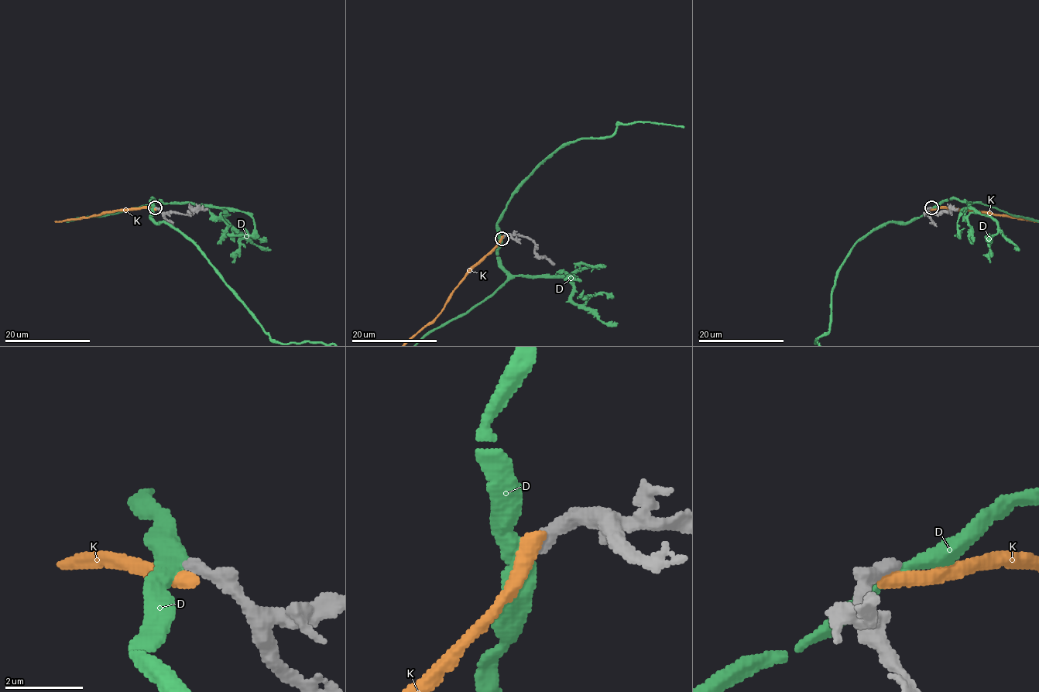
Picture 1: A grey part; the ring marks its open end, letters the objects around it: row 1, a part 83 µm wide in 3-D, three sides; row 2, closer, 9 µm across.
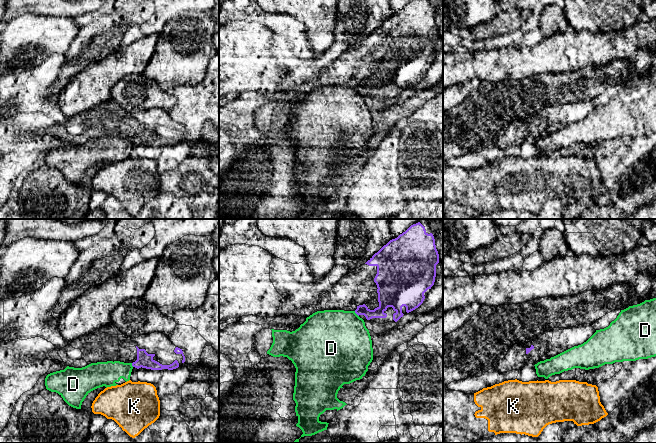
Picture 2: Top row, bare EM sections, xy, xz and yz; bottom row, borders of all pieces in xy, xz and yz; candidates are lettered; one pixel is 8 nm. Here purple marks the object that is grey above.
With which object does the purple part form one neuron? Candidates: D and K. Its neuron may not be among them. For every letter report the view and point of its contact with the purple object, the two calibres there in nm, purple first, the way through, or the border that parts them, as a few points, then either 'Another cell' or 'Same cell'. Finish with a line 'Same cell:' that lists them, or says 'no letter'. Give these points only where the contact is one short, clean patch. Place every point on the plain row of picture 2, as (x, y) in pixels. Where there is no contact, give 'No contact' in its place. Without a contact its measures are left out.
D: Touches purple at xz (356, 89). Thickness 100 nm (purple) against 480 nm. Boundary: xz (354, 87), (358, 92). Another cell
K: No contact. Another cell
Same cell: no letter

